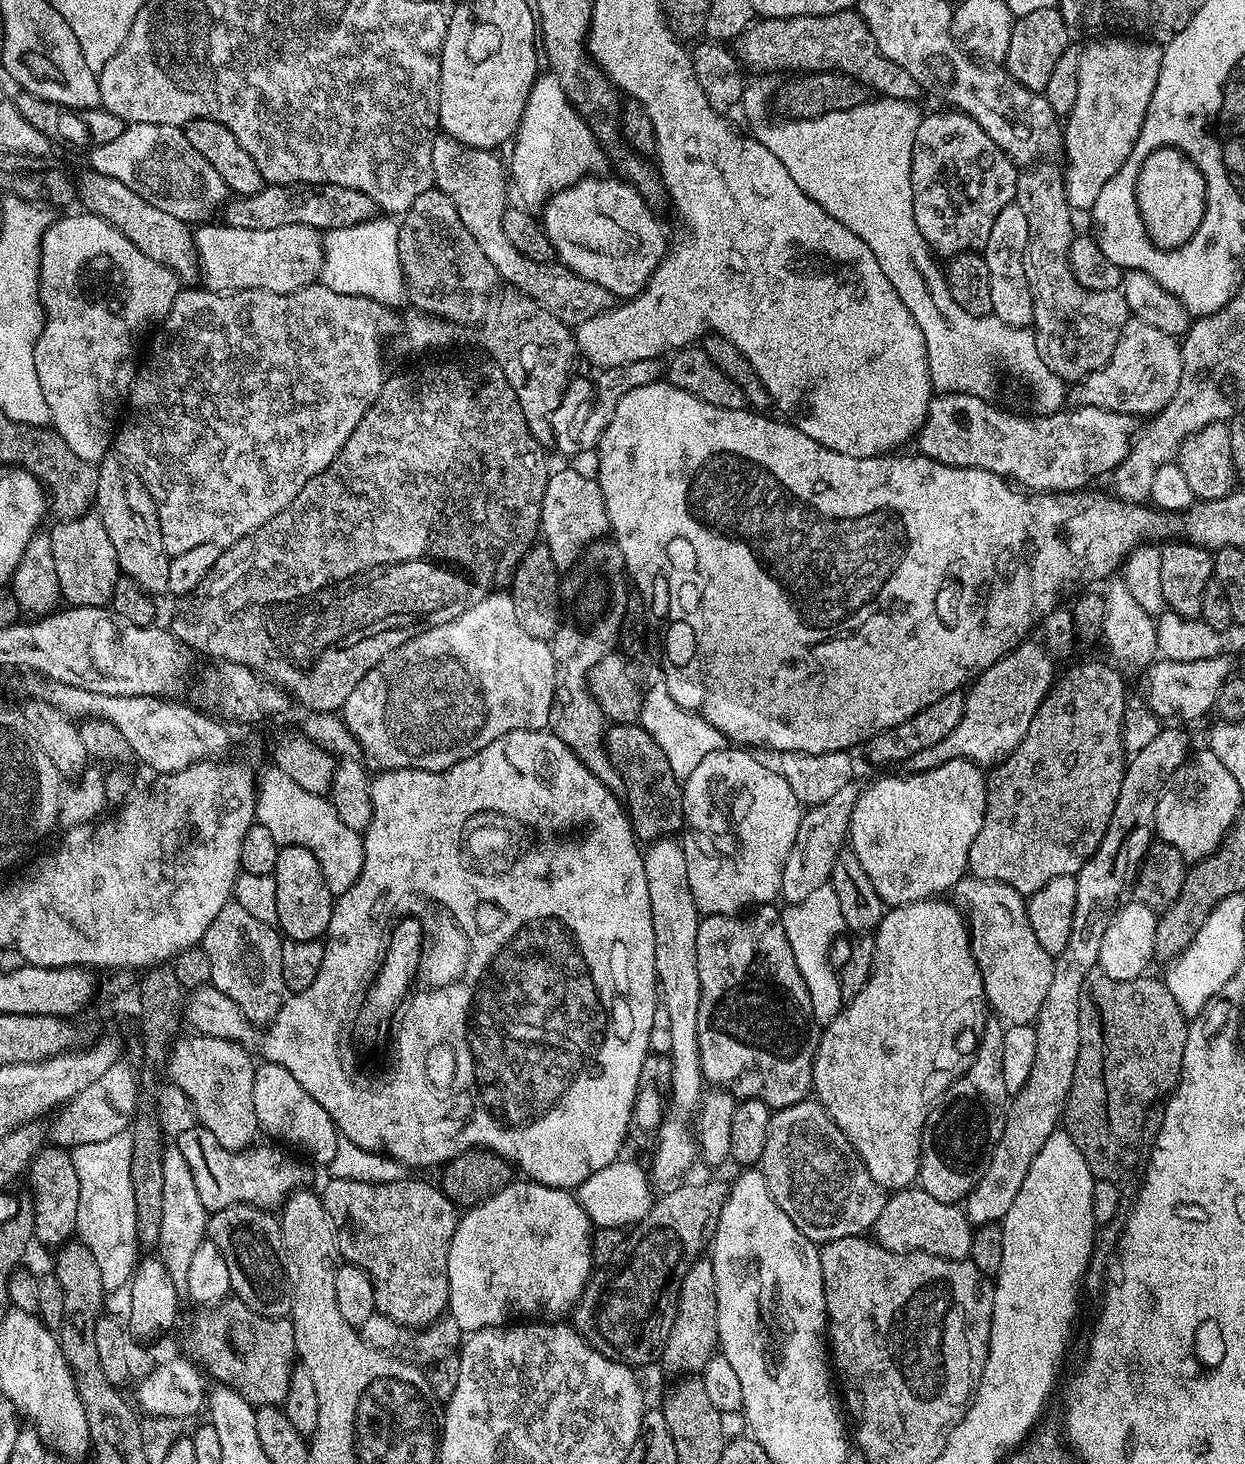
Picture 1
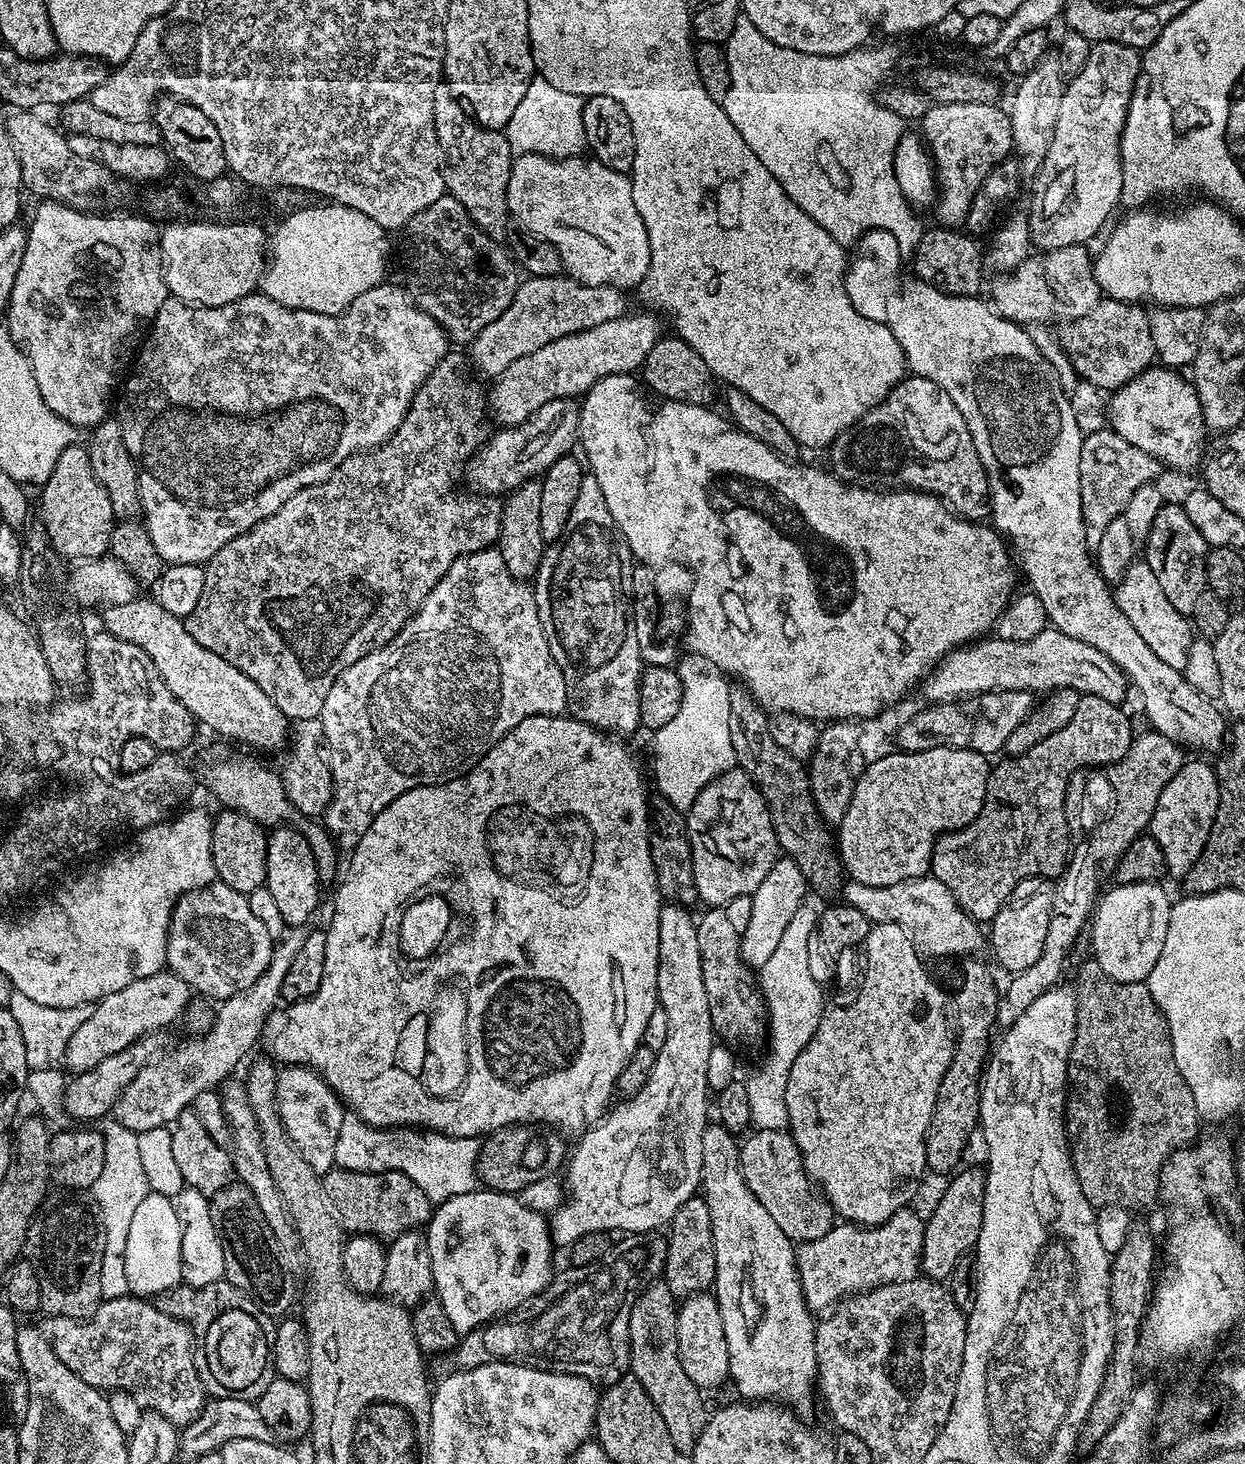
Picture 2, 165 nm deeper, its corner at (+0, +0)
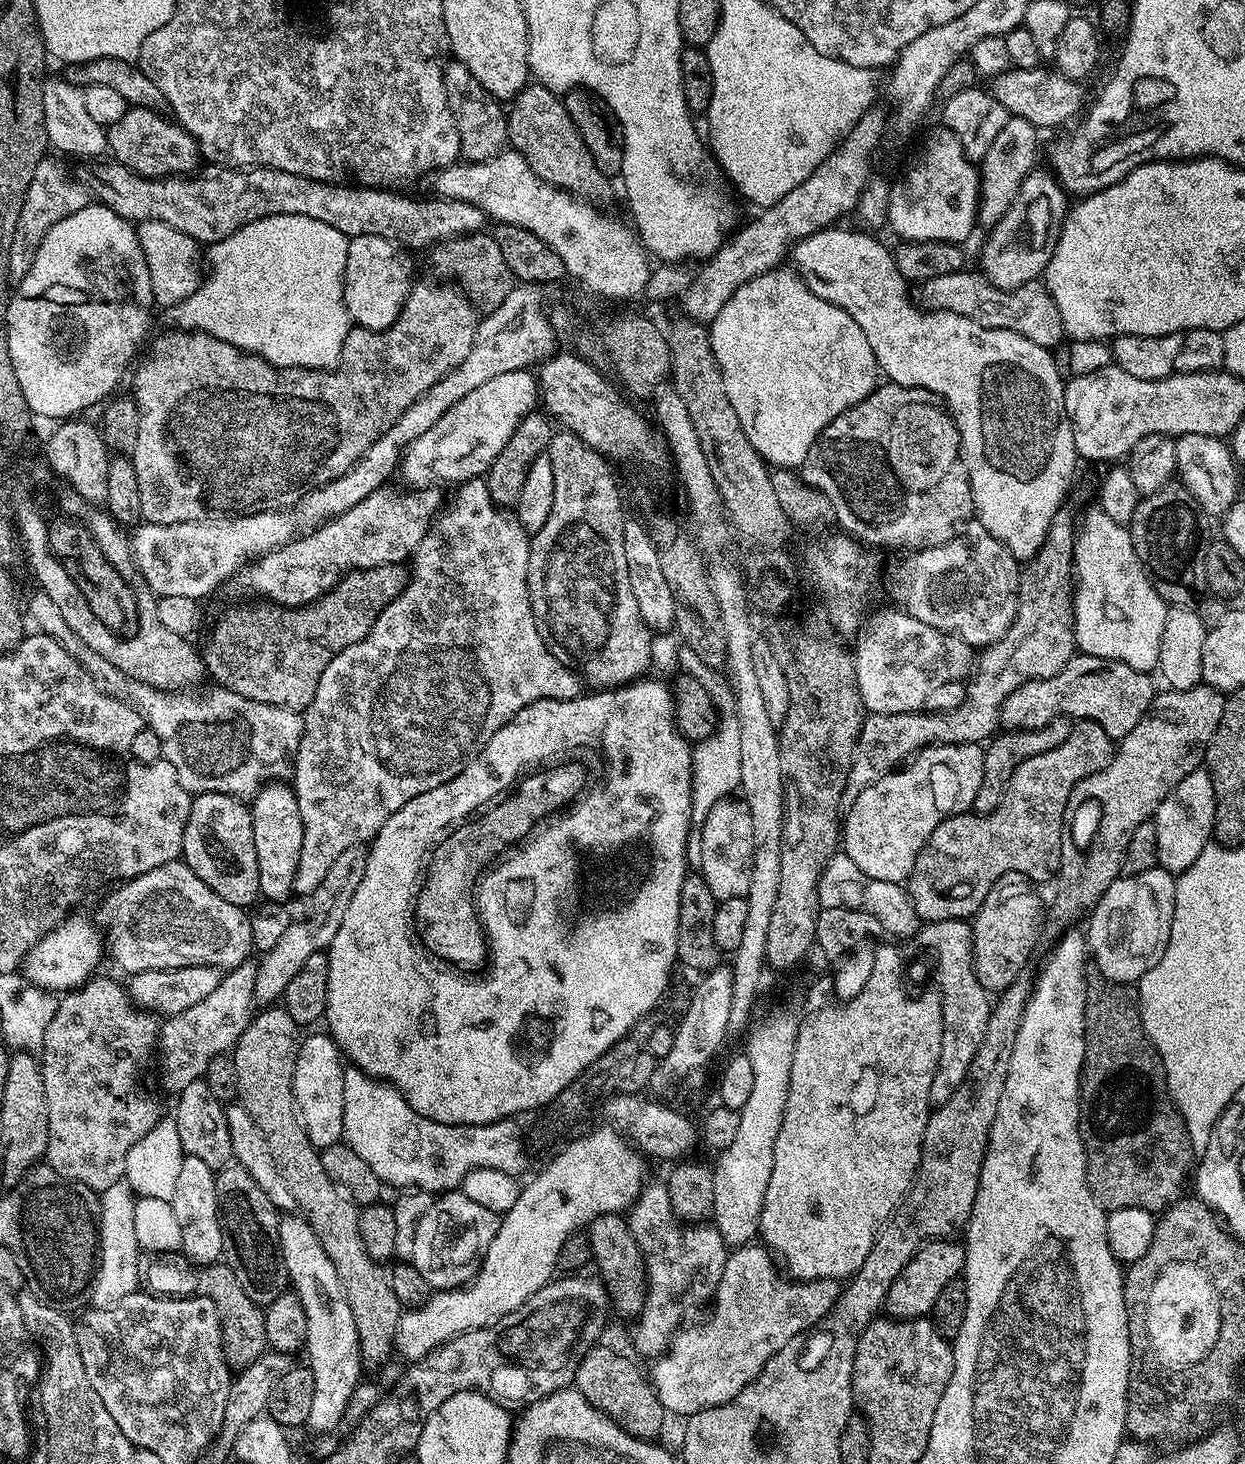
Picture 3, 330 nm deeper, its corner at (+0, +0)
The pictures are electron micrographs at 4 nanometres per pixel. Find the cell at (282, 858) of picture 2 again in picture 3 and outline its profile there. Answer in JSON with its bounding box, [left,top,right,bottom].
[250,782,302,902]

